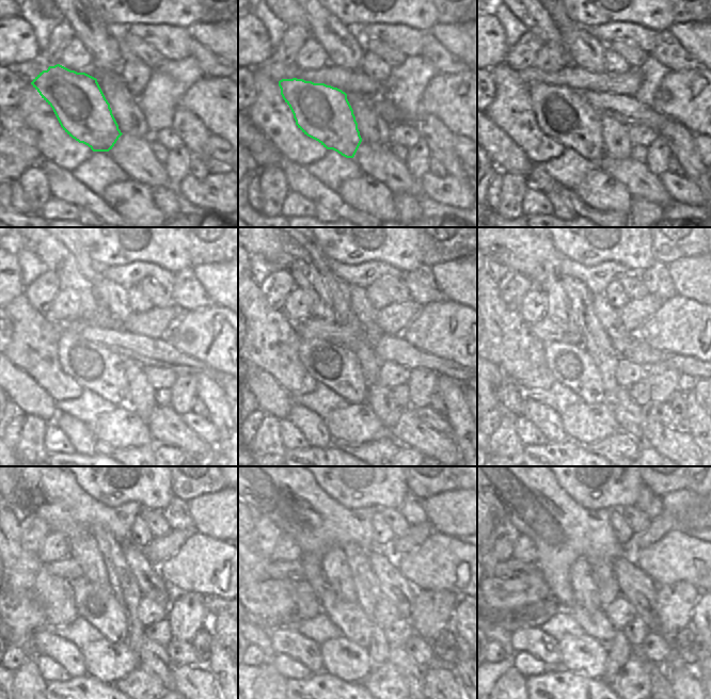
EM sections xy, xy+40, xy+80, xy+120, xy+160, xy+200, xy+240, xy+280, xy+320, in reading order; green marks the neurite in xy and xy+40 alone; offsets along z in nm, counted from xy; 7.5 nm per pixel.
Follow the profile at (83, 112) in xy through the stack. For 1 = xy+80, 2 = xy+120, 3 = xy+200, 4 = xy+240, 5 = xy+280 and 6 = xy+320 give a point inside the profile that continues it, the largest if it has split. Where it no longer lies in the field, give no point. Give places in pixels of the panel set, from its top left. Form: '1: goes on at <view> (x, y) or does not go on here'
1: goes on at xy+80 (561, 113)
2: goes on at xy+120 (94, 367)
3: goes on at xy+200 (570, 365)
4: goes on at xy+240 (98, 606)
5: goes on at xy+280 (349, 618)
6: goes on at xy+320 (594, 623)

